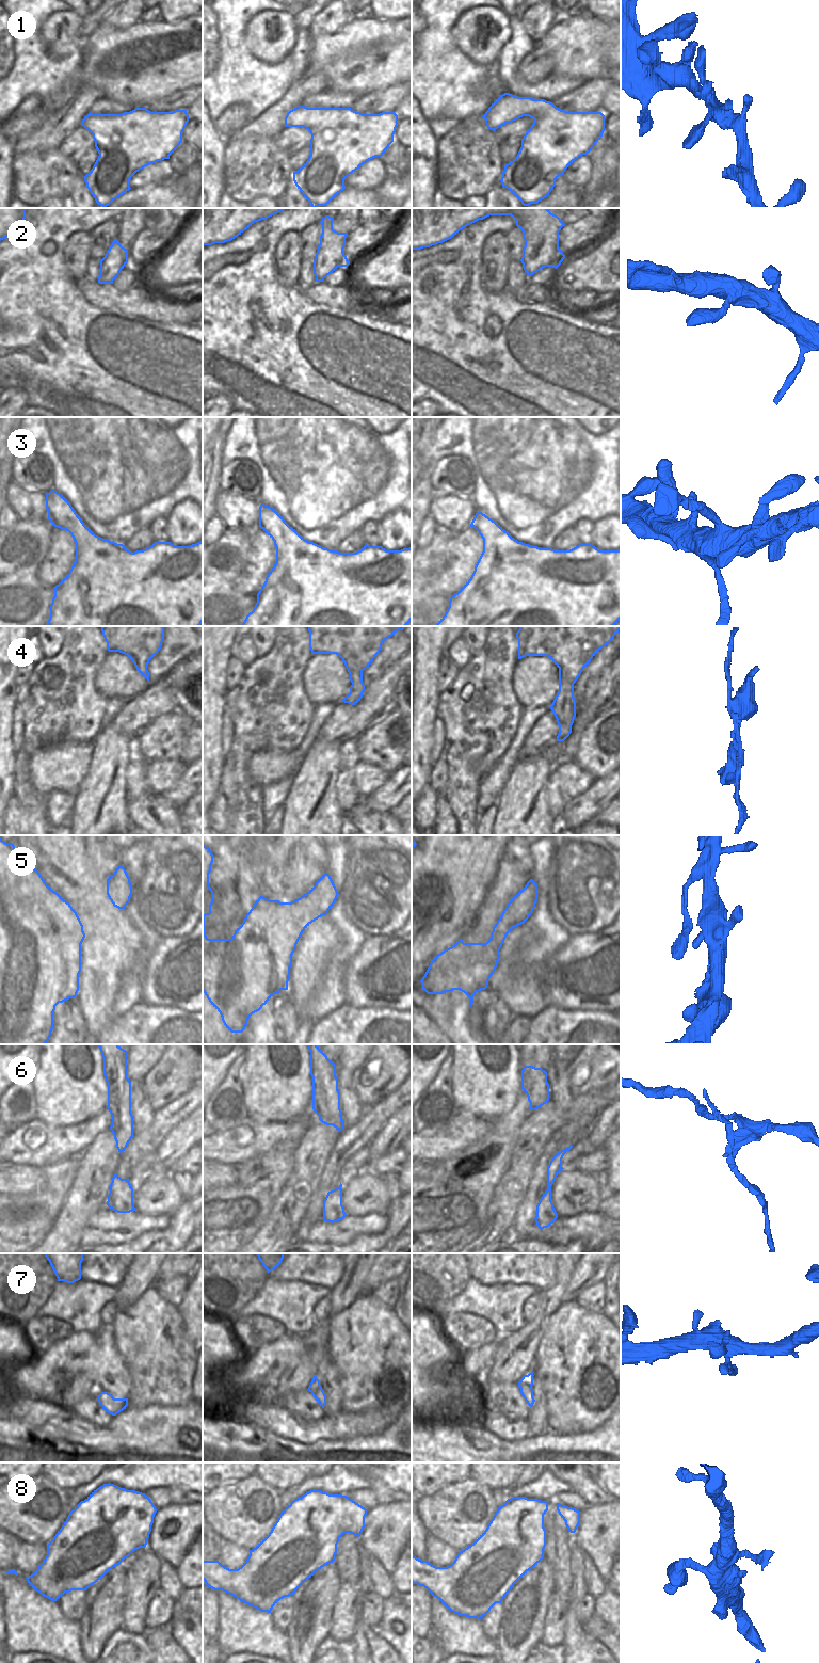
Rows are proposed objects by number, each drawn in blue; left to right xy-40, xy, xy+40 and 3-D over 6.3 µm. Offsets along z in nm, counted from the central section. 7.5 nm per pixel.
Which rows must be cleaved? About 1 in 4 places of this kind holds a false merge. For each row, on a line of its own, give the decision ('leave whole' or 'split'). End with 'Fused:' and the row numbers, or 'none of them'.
1: leave whole
2: leave whole
3: leave whole
4: split
5: leave whole
6: split
7: leave whole
8: leave whole
Fused: 4, 6

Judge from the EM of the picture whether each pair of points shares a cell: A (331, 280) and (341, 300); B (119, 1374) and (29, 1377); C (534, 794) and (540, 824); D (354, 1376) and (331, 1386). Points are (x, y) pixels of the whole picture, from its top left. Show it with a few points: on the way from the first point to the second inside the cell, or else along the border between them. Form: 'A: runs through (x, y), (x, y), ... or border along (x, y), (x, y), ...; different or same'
A: border along (322, 281), (330, 285), (342, 285), (346, 283); different
B: runs through (97, 1364), (59, 1364), (51, 1371); same
C: runs through (539, 797), (539, 815); same
D: border along (330, 1359), (338, 1372), (340, 1407); different

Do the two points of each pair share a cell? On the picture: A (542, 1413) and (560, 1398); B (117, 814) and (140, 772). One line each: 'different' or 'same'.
A: different
B: different

